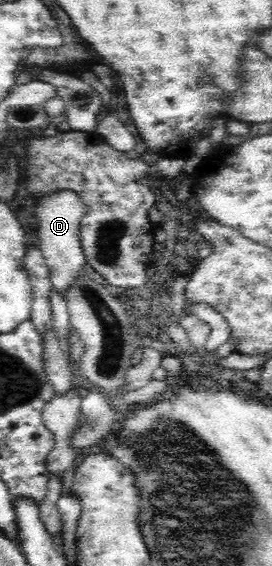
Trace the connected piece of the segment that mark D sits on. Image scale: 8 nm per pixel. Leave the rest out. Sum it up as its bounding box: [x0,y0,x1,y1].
[34,189,88,297]

